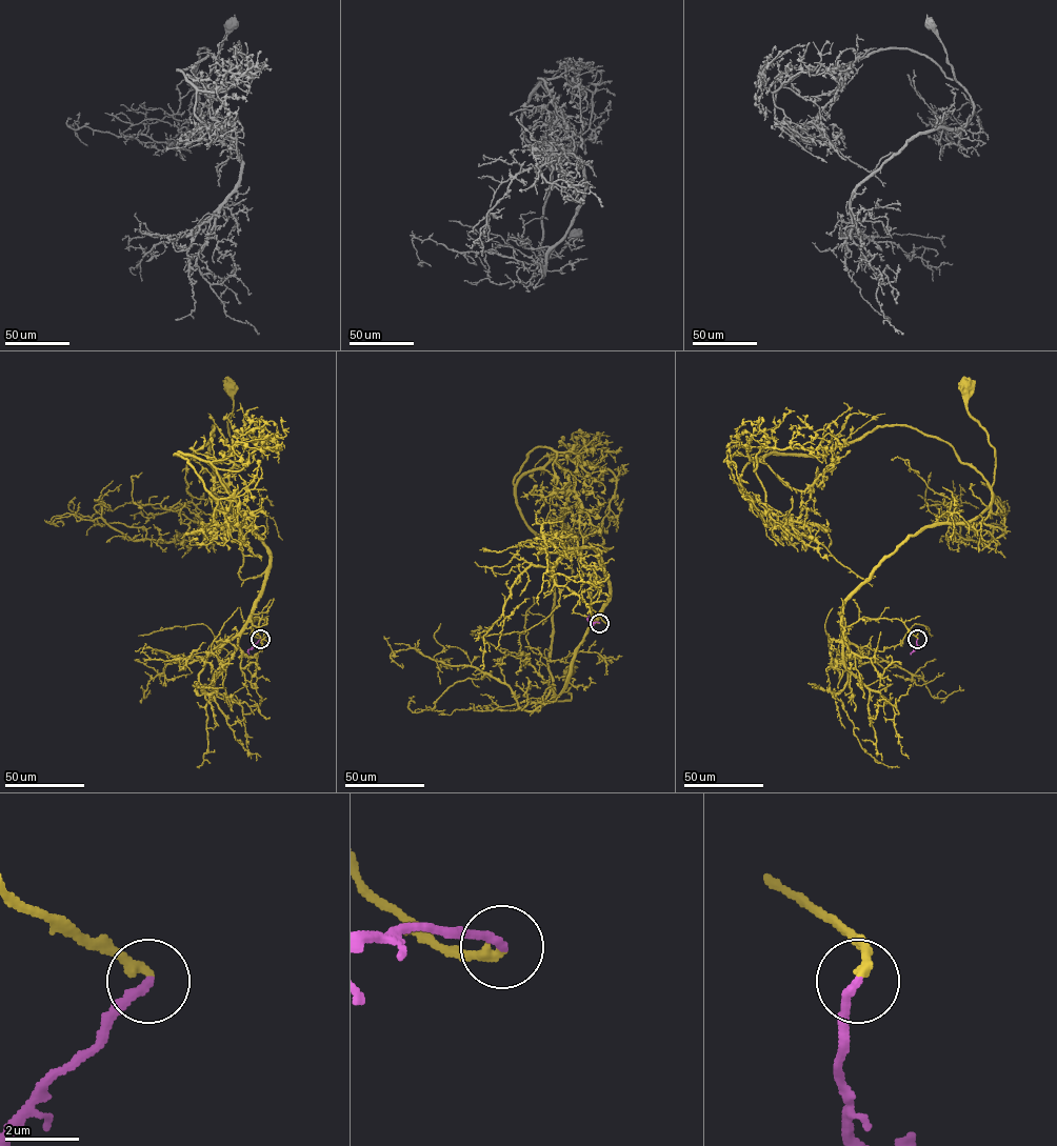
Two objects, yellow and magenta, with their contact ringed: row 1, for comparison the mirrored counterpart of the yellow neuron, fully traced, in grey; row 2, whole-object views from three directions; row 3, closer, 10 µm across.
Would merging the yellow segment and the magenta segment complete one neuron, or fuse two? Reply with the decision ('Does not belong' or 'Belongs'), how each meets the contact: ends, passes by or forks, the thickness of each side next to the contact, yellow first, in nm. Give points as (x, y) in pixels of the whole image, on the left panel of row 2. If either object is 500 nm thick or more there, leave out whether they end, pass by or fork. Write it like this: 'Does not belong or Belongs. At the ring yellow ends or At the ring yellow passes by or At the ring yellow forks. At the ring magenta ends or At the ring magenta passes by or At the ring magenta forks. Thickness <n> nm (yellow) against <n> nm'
Belongs. At the ring yellow ends. At the ring magenta ends. Thickness 280 nm (yellow) against 240 nm

